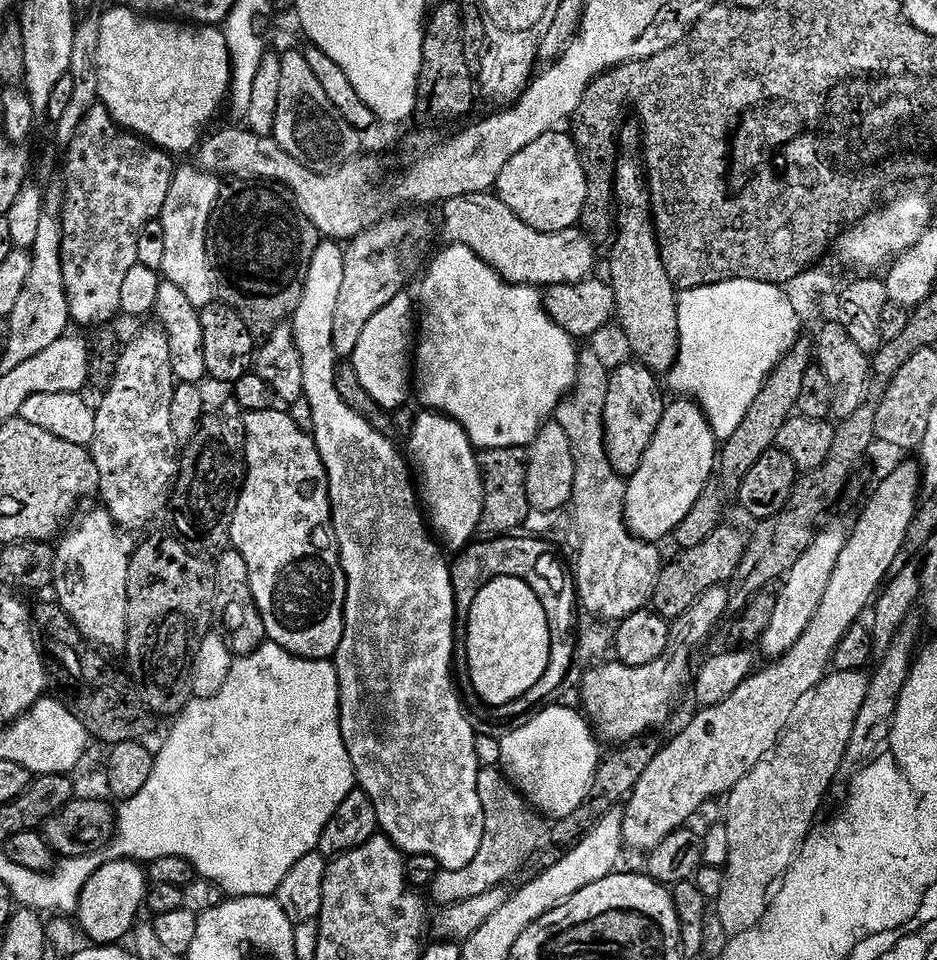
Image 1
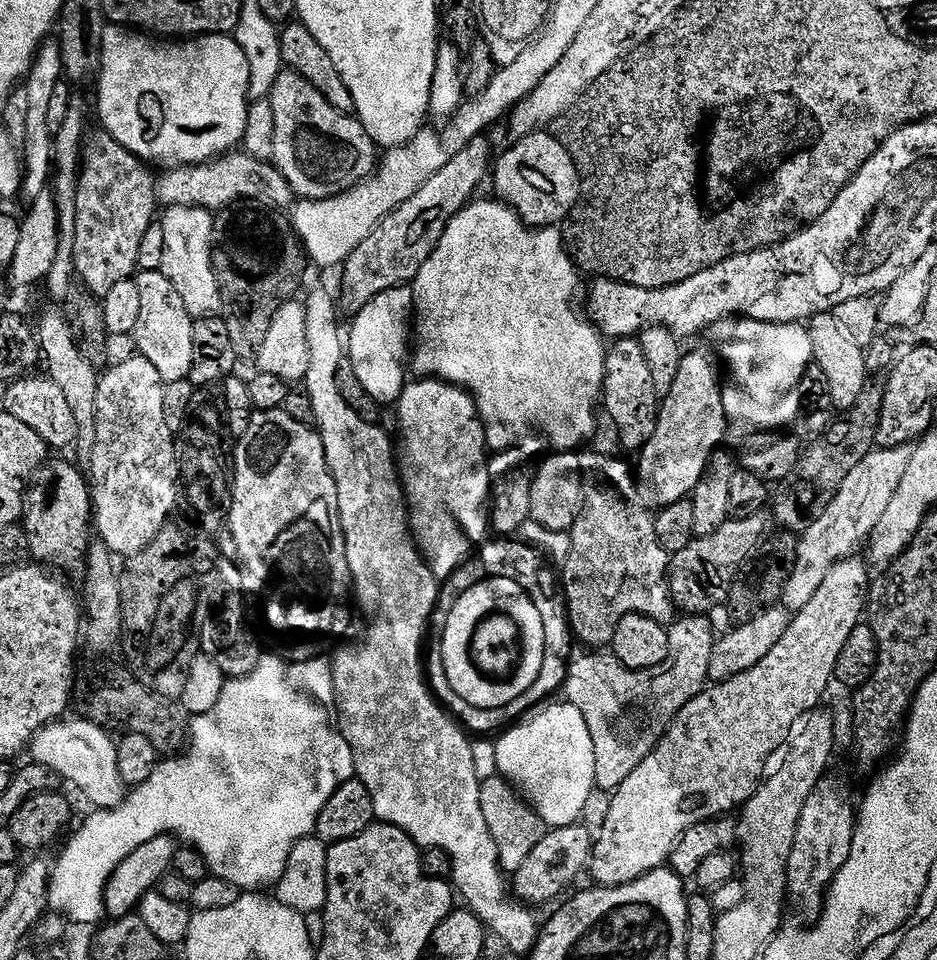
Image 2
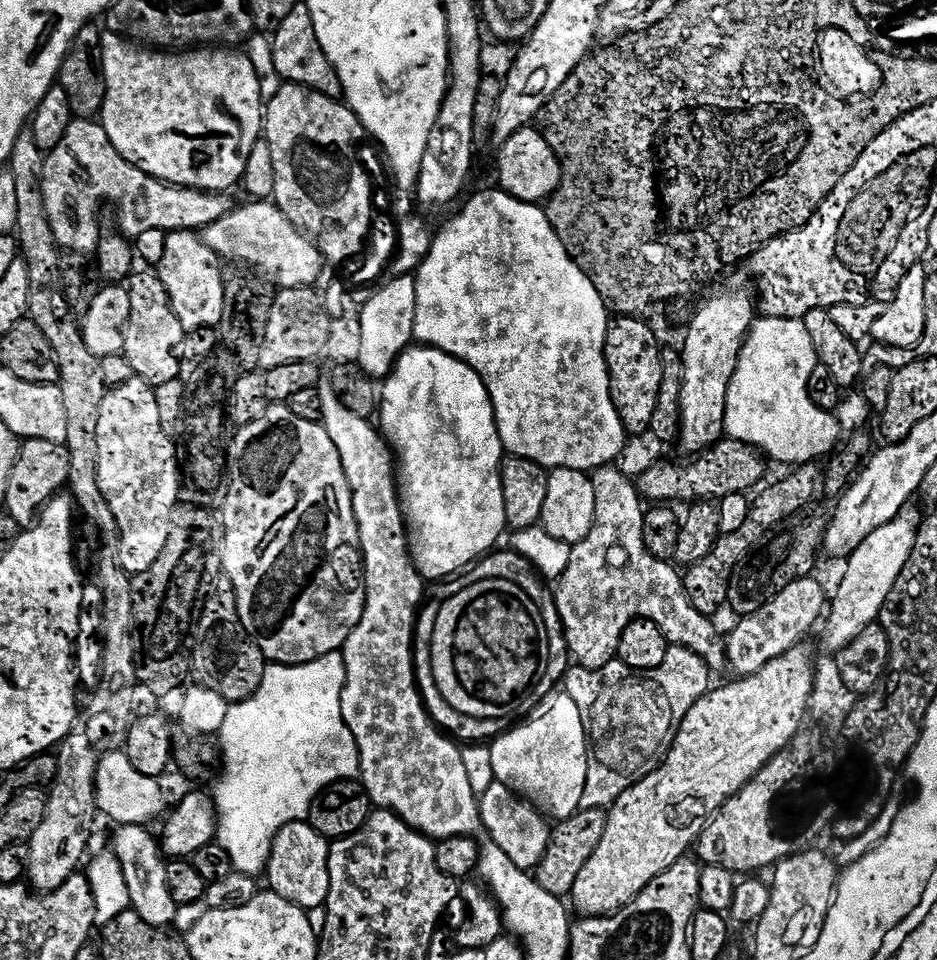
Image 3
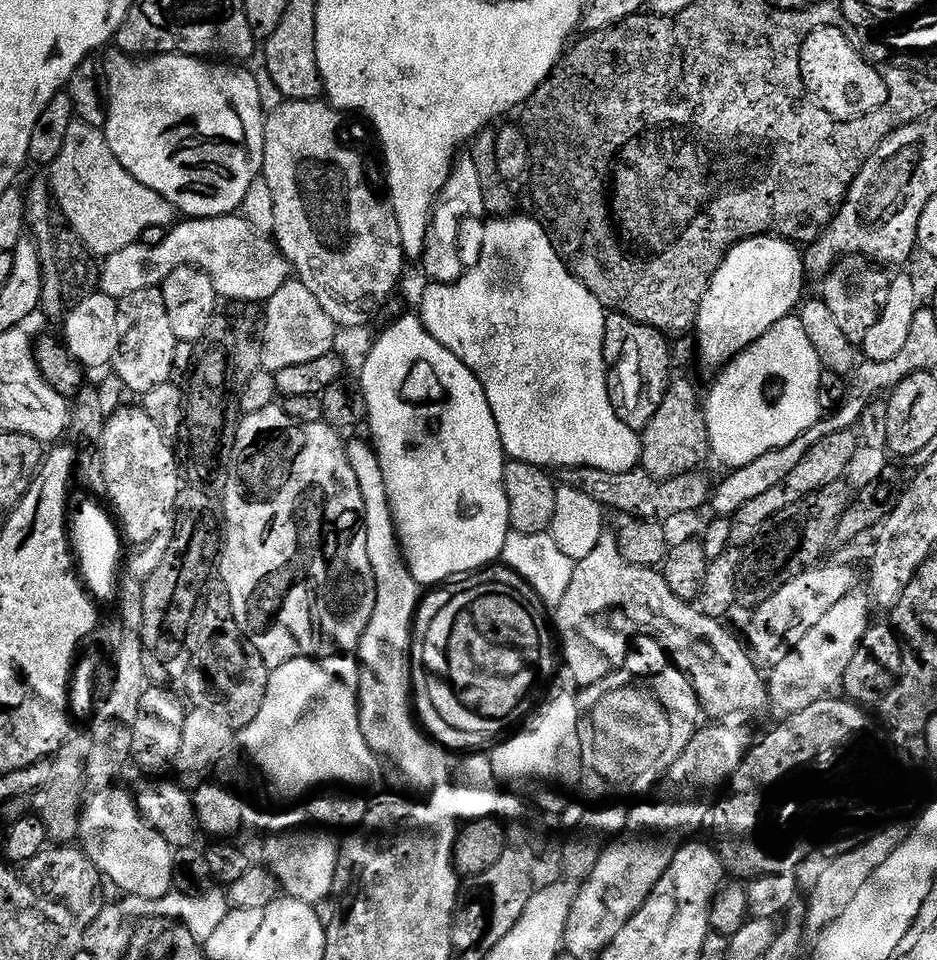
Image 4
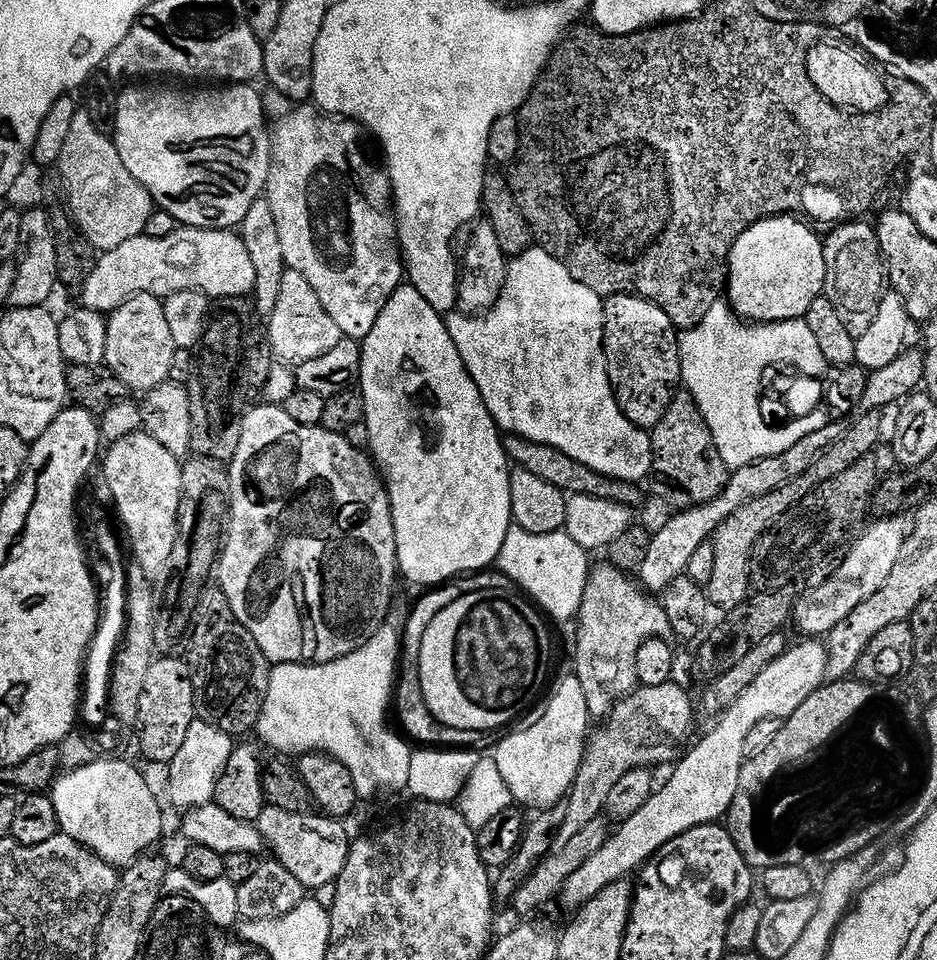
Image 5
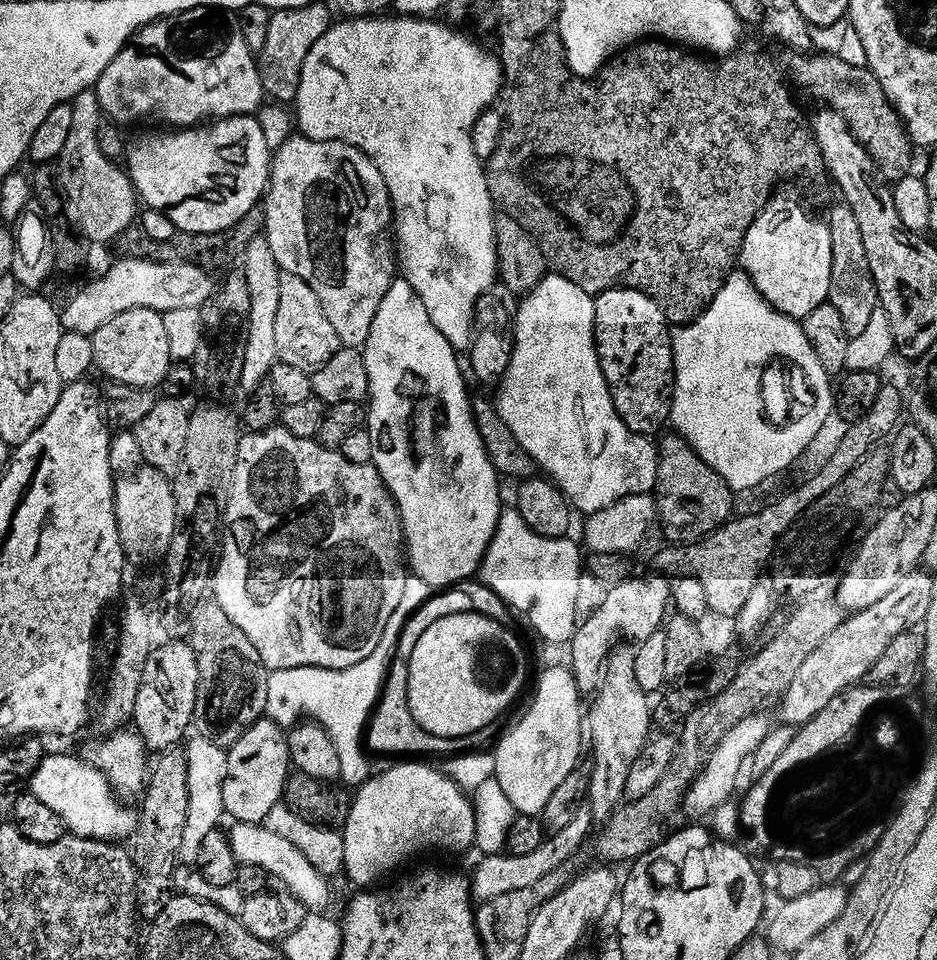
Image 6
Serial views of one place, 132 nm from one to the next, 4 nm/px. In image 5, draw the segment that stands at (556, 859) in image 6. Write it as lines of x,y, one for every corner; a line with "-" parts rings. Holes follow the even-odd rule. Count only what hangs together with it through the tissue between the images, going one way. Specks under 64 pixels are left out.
669,682
662,686
637,687
613,706
603,717
601,724
604,725
597,732
595,729
584,745
580,769
566,797
566,822
562,822
562,830
558,830
555,847
567,846
578,830
601,819
606,794
610,794
610,789
626,778
626,774
656,770
659,764
671,765
681,755
680,743
692,724
692,704
694,708
694,700
688,697
686,689

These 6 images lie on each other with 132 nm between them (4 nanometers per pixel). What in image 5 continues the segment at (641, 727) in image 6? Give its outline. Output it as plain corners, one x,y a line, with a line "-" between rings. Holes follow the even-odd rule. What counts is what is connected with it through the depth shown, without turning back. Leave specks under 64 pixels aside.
607,562
593,567
588,573
588,584
579,613
574,621
576,627
576,668
574,675
582,684
582,694
586,694
586,706
589,717
603,718
612,711
618,701
624,699
634,688
634,658
638,646
647,640
665,639
671,635
669,619
666,618
663,605
652,600
653,597
631,575
617,570

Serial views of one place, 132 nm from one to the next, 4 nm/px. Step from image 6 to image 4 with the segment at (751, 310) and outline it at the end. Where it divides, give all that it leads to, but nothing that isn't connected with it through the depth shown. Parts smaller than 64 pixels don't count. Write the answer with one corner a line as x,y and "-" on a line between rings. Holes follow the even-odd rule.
793,314
782,318
758,342
754,342
740,355
735,356
729,364
725,364
719,369
716,381
712,384
708,396
703,397
704,417
708,427
708,447
711,455
716,456
720,464
725,464
725,469
731,470
750,466
754,458
762,458
762,454
770,454
770,450
778,450
782,446
790,446
798,434
810,430
822,418
822,397
820,395
820,359
818,354
814,354
814,346
810,342
810,337
806,334
806,329
802,327
799,315
-
768,376
780,376
784,380
784,396
780,396
780,404
776,408
768,408
764,404
764,380

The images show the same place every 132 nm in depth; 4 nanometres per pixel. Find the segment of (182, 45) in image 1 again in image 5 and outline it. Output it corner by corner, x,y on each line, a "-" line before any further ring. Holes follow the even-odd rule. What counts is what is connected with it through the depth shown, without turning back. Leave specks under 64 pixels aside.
248,84
231,86
204,86
201,92
183,92
180,88
128,88
114,100
114,139
118,158
122,158
126,170
134,174
134,178
150,195
157,209
170,214
176,219
177,225
185,228
205,228
206,230
232,230
246,218
250,206
261,199
268,187
268,175
272,169
272,137
264,115
264,97
255,92

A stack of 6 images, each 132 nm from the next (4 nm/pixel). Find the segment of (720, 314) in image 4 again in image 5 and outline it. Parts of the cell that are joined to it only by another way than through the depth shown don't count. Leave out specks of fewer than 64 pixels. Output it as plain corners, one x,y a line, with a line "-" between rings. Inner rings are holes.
795,215
770,216
751,224
734,242
728,256
728,278
726,281
727,303
733,312
745,322
776,324
779,320
803,320
810,306
824,295
826,282
826,258
824,242
815,236

